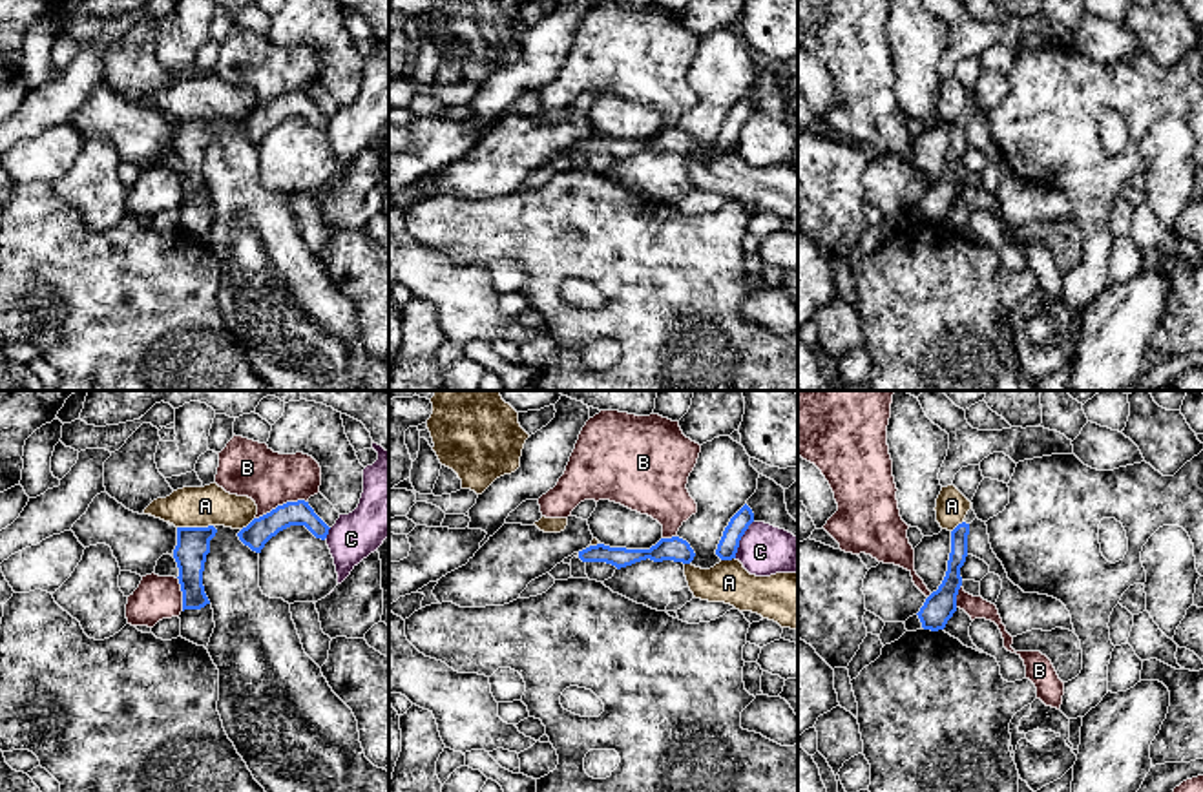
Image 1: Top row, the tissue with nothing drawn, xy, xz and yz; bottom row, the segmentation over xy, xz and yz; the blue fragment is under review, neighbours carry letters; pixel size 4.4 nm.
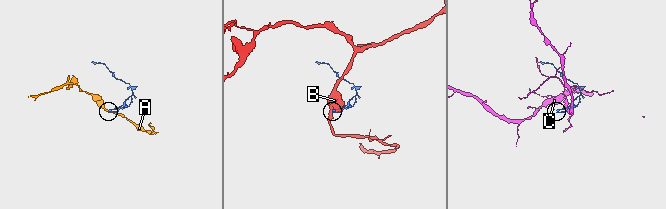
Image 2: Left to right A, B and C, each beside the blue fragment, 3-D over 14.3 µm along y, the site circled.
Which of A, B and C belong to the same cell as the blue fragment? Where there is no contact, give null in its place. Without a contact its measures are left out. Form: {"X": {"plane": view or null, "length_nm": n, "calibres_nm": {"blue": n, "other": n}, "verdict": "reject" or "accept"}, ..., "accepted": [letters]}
{"A": {"plane": "xy", "length_nm": 160, "calibres_nm": {"blue": 140, "other": 180}, "verdict": "reject"}, "B": {"plane": "xy", "length_nm": 240, "calibres_nm": {"blue": 110, "other": 240}, "verdict": "reject"}, "C": {"plane": "xz", "length_nm": 190, "calibres_nm": {"blue": 90, "other": 220}, "verdict": "reject"}, "accepted": []}

